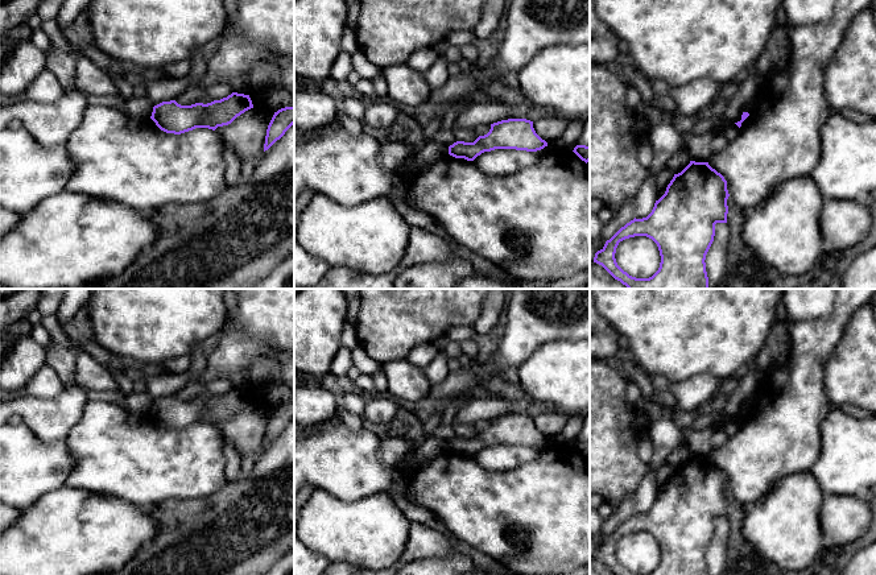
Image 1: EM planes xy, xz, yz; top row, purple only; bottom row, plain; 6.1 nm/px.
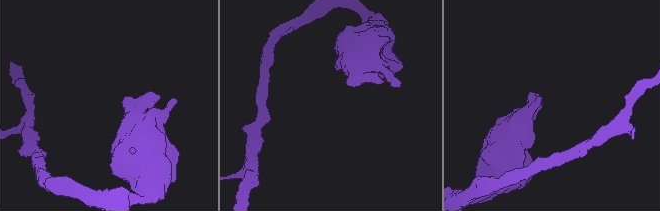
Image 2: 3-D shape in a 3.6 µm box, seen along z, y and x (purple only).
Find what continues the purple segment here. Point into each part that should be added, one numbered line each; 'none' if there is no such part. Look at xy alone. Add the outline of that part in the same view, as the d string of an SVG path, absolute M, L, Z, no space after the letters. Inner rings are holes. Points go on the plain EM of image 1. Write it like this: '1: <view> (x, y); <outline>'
none

